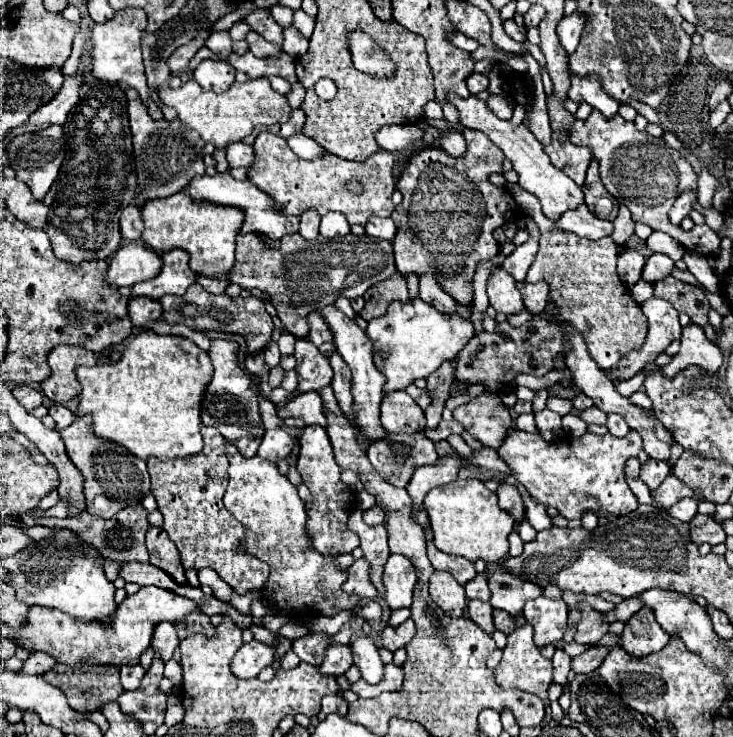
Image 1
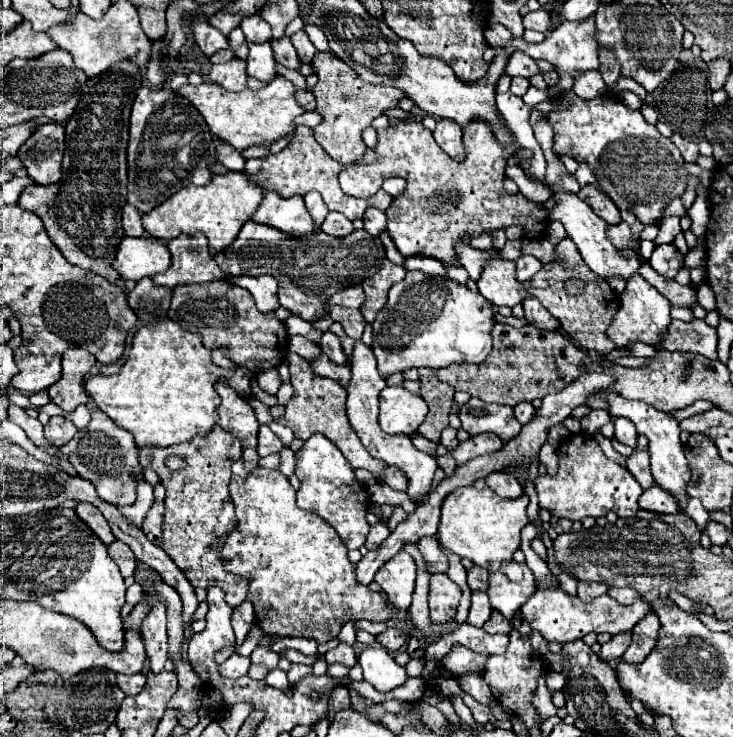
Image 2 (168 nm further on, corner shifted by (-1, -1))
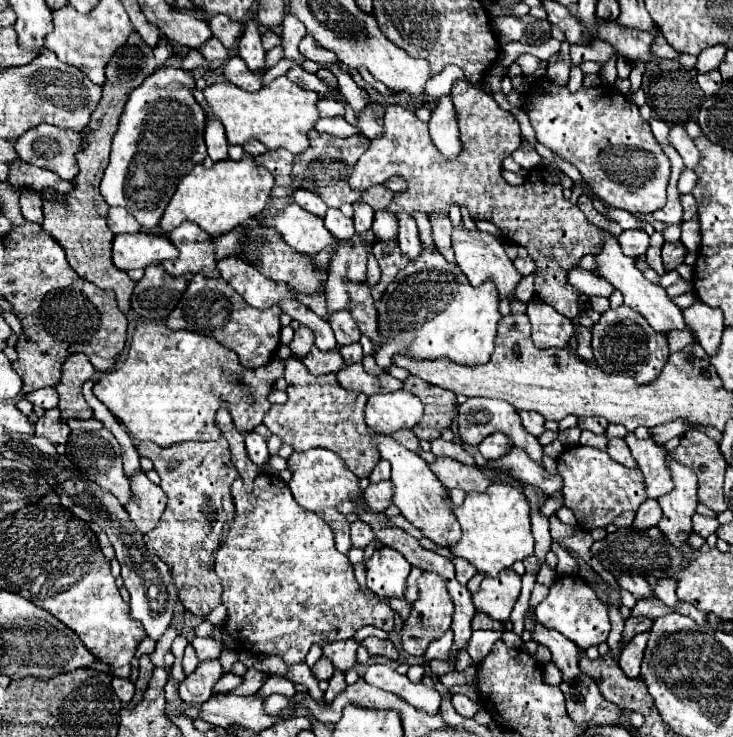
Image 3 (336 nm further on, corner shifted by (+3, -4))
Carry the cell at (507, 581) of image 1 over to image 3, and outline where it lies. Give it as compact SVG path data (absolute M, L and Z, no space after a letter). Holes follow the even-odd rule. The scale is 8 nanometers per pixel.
M510 568L504 570L498 578L482 580L480 588L472 594L474 608L492 616L494 620L506 622L510 612L520 596L520 576Z

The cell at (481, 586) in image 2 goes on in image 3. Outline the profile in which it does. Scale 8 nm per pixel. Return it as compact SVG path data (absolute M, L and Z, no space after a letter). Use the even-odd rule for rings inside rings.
M452 558L452 562L454 562L454 566L456 566L456 580L460 582L460 584L468 584L468 580L478 572L470 562L466 562L466 560L462 560L462 558Z

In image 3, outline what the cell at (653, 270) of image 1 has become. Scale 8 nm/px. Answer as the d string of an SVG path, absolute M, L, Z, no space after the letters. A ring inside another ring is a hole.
M664 244L664 248L662 248L662 260L664 260L664 268L666 270L674 270L678 264L682 264L684 256L686 256L686 248L684 246Z

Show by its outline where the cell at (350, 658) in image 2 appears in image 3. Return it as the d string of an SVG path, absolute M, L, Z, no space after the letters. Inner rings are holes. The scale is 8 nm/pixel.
M350 638L350 640L340 640L340 642L334 642L334 644L328 644L322 650L324 650L324 656L328 656L338 670L346 672L356 662L358 646L360 646L360 642Z

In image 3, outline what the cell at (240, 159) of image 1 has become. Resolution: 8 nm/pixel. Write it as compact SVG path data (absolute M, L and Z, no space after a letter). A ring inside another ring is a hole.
M194 88L192 94L196 96L198 104L204 108L204 114L206 114L204 140L206 140L206 146L208 146L208 156L210 156L214 162L220 162L220 160L228 158L228 140L226 140L224 128L222 128L222 124L218 124L218 120L214 120L214 116L210 116L210 112L206 112L206 100L198 94L196 88Z

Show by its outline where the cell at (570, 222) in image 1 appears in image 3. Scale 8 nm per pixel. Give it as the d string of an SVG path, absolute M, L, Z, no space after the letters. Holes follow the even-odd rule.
M624 230L618 236L618 242L620 242L622 252L626 256L638 258L638 256L644 256L646 254L648 244L650 244L650 236L644 230Z

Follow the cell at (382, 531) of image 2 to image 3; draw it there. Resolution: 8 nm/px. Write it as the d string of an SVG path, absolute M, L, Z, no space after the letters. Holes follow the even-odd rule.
M356 520L350 524L350 538L356 548L366 548L366 544L374 540L374 532L366 522Z

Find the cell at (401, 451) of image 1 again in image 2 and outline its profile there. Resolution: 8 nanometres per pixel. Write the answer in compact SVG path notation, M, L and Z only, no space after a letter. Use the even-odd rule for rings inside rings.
M388 465L384 471L384 481L388 487L396 489L396 491L406 491L406 475L402 475L402 471L394 465Z

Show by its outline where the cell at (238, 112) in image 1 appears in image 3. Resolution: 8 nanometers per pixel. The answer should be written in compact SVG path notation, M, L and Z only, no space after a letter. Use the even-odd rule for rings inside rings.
M286 76L272 80L260 92L244 92L230 82L220 82L208 86L204 90L204 96L214 116L224 124L230 144L244 144L250 138L258 138L268 150L286 148L294 154L302 154L310 146L308 132L314 130L320 118L316 108L320 96L316 92L300 88Z

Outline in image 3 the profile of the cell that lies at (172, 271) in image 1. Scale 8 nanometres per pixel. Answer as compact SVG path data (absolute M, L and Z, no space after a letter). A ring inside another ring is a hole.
M182 222L178 228L174 228L168 238L174 242L174 246L180 250L178 258L174 260L166 260L164 262L164 268L168 274L172 276L182 276L184 272L186 274L198 274L202 272L204 276L210 276L210 278L218 278L218 266L216 266L216 260L214 260L214 238L212 236L206 236L206 232L202 232L202 228L198 228L196 224L192 222Z

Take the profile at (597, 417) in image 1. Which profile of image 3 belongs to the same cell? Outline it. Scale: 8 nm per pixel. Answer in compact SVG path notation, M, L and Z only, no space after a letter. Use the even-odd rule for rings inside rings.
M580 418L578 420L580 430L590 430L594 434L604 434L606 426L608 426L608 422L602 420L602 418Z

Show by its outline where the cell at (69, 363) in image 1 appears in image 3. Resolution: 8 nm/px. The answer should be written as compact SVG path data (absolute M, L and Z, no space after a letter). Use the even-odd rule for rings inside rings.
M72 354L66 358L64 366L62 366L62 378L56 386L58 394L60 394L60 412L62 412L62 420L70 420L70 418L80 418L80 420L90 420L92 408L86 404L84 396L82 396L82 384L86 380L90 380L94 376L94 366L90 364L90 360L84 354Z

